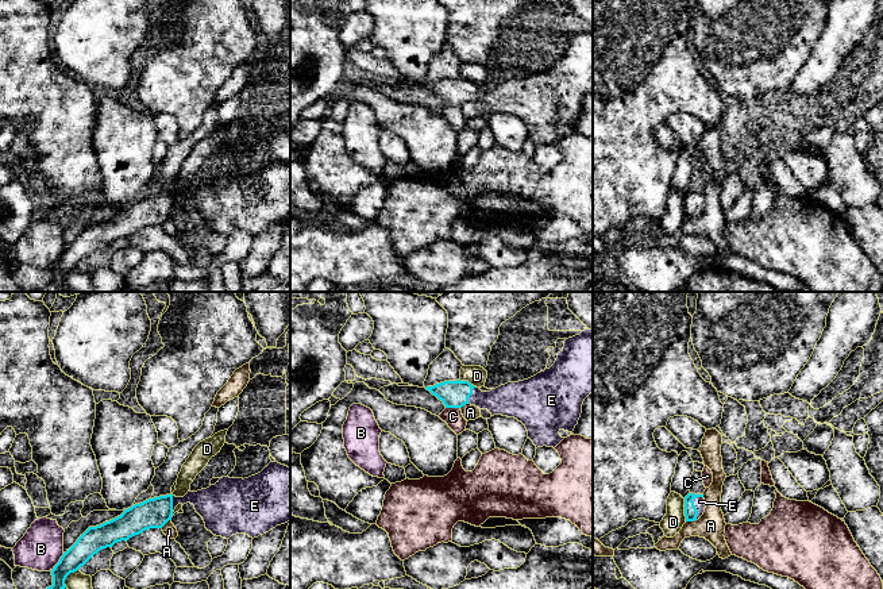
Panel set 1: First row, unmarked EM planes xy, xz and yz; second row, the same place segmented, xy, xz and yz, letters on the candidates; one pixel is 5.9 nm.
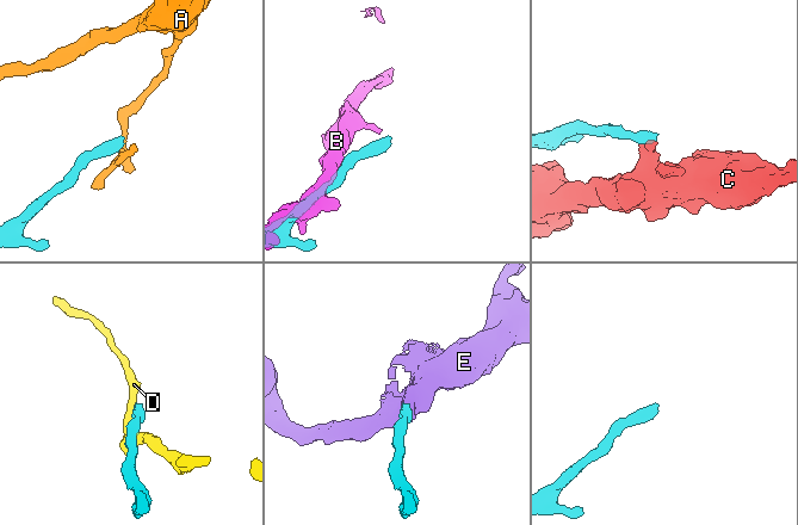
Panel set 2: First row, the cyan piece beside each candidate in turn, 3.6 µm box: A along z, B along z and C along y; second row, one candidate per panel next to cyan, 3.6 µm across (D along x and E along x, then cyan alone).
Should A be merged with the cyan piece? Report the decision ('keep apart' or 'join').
keep apart

